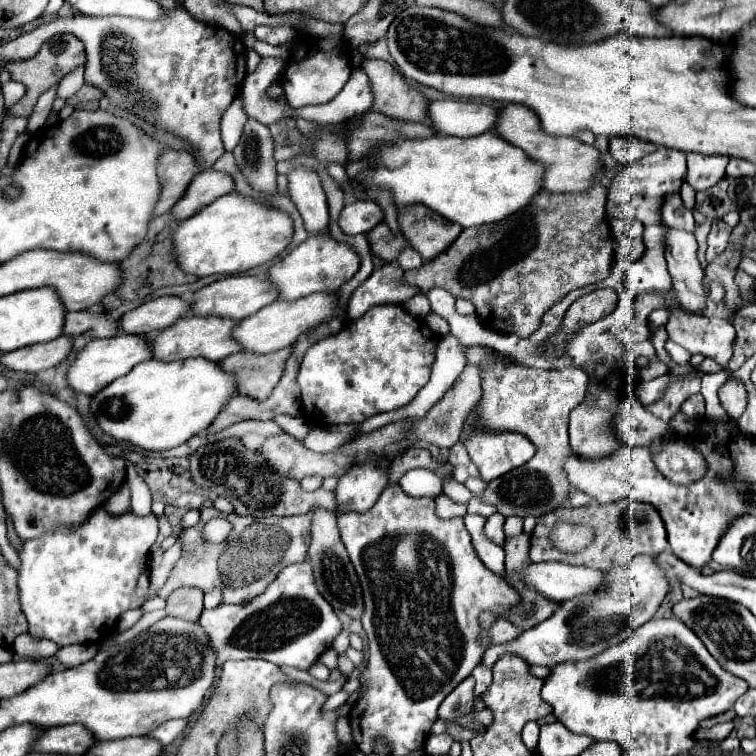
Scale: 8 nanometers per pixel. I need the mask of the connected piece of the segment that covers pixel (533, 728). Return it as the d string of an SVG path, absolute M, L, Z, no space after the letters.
M528 722L528 724L524 726L524 730L522 730L522 740L524 740L524 744L526 744L530 750L536 748L538 730L540 730L540 726L538 726L536 722Z

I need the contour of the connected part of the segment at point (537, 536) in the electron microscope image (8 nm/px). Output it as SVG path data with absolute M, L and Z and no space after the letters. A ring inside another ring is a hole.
M620 500L620 502L608 504L608 506L590 504L590 506L582 506L582 508L558 508L550 514L542 516L530 536L530 560L532 562L558 560L558 562L608 570L614 564L626 564L630 558L634 558L638 554L660 554L666 546L668 546L666 530L664 530L664 524L662 524L658 512L648 504ZM556 522L576 522L576 524L592 526L594 538L592 538L590 546L578 554L564 554L564 552L556 550L556 546L552 546L552 540L550 540L552 526Z

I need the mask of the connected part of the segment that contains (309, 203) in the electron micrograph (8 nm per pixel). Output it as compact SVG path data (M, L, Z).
M296 168L288 174L288 186L290 186L290 198L296 204L300 216L304 218L306 232L312 236L328 234L330 214L318 174L314 170Z

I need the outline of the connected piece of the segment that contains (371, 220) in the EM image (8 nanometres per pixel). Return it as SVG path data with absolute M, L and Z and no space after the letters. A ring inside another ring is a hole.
M354 200L342 208L340 218L338 218L338 226L344 234L356 236L356 234L366 234L382 220L384 220L384 214L376 202Z

